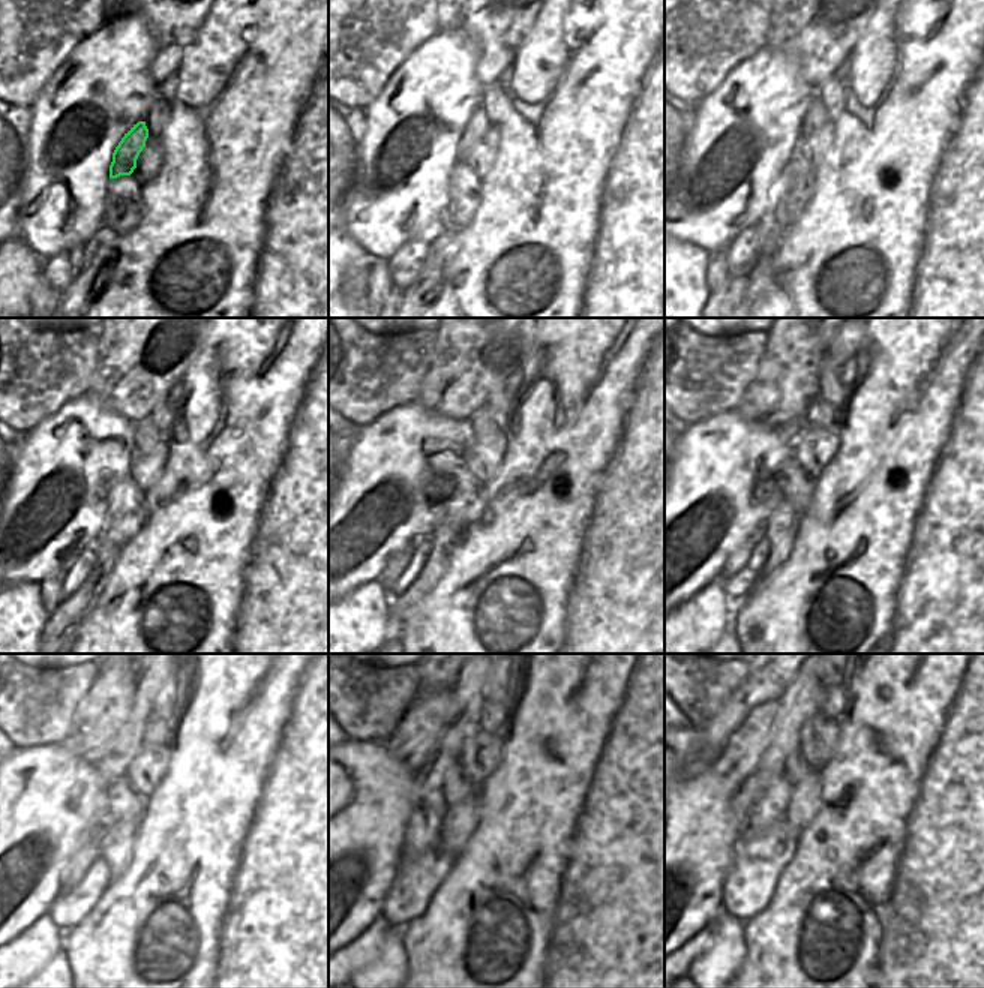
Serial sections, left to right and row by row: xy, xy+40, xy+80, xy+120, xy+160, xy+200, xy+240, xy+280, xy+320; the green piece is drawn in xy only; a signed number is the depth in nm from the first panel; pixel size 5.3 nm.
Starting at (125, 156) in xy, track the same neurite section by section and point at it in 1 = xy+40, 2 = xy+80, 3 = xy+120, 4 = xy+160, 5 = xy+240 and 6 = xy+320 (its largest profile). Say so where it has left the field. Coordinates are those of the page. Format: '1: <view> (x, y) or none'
1: xy+40 (477, 125)
2: xy+80 (815, 117)
3: xy+120 (147, 438)
4: xy+160 (482, 423)
5: xy+240 (156, 732)
6: xy+320 (831, 699)

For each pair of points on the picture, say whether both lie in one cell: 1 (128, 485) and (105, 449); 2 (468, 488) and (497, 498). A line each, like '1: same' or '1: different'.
1: different
2: different

